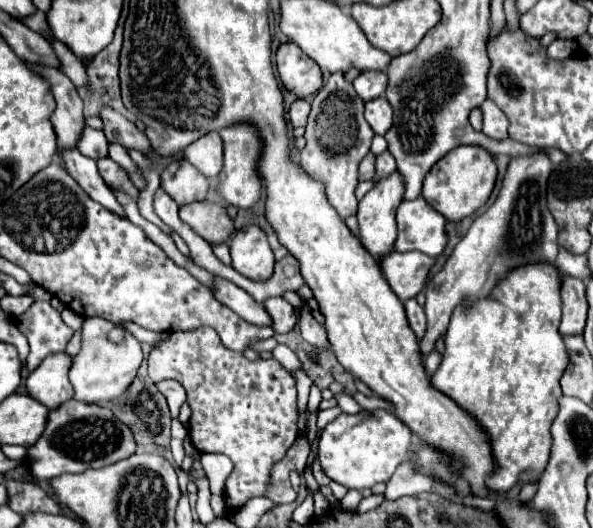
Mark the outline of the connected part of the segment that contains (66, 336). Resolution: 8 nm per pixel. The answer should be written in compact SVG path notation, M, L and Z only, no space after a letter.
M35 301L21 319L15 319L15 323L29 341L29 371L37 369L47 355L65 351L65 345L73 335L73 329L63 323L59 311L55 311L49 301Z

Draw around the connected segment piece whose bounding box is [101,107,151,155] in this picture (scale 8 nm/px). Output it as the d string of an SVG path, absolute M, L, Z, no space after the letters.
M111 107L101 109L101 121L103 121L103 133L109 143L119 143L127 149L137 149L141 153L149 153L151 145L143 131L139 131L129 119L125 119L121 113L117 113Z

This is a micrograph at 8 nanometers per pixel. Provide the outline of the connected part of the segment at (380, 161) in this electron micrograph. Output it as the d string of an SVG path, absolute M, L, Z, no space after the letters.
M389 151L381 153L381 155L377 157L377 161L375 161L375 179L373 179L373 183L385 179L385 177L391 175L395 169L397 169L397 167L395 167L395 159L393 159L393 155L391 155Z

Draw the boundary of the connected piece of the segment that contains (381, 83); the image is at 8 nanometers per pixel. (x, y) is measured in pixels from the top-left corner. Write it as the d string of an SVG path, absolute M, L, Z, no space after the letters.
M363 71L355 81L353 87L357 91L357 95L363 101L371 101L383 95L383 91L387 89L387 75L383 71Z

